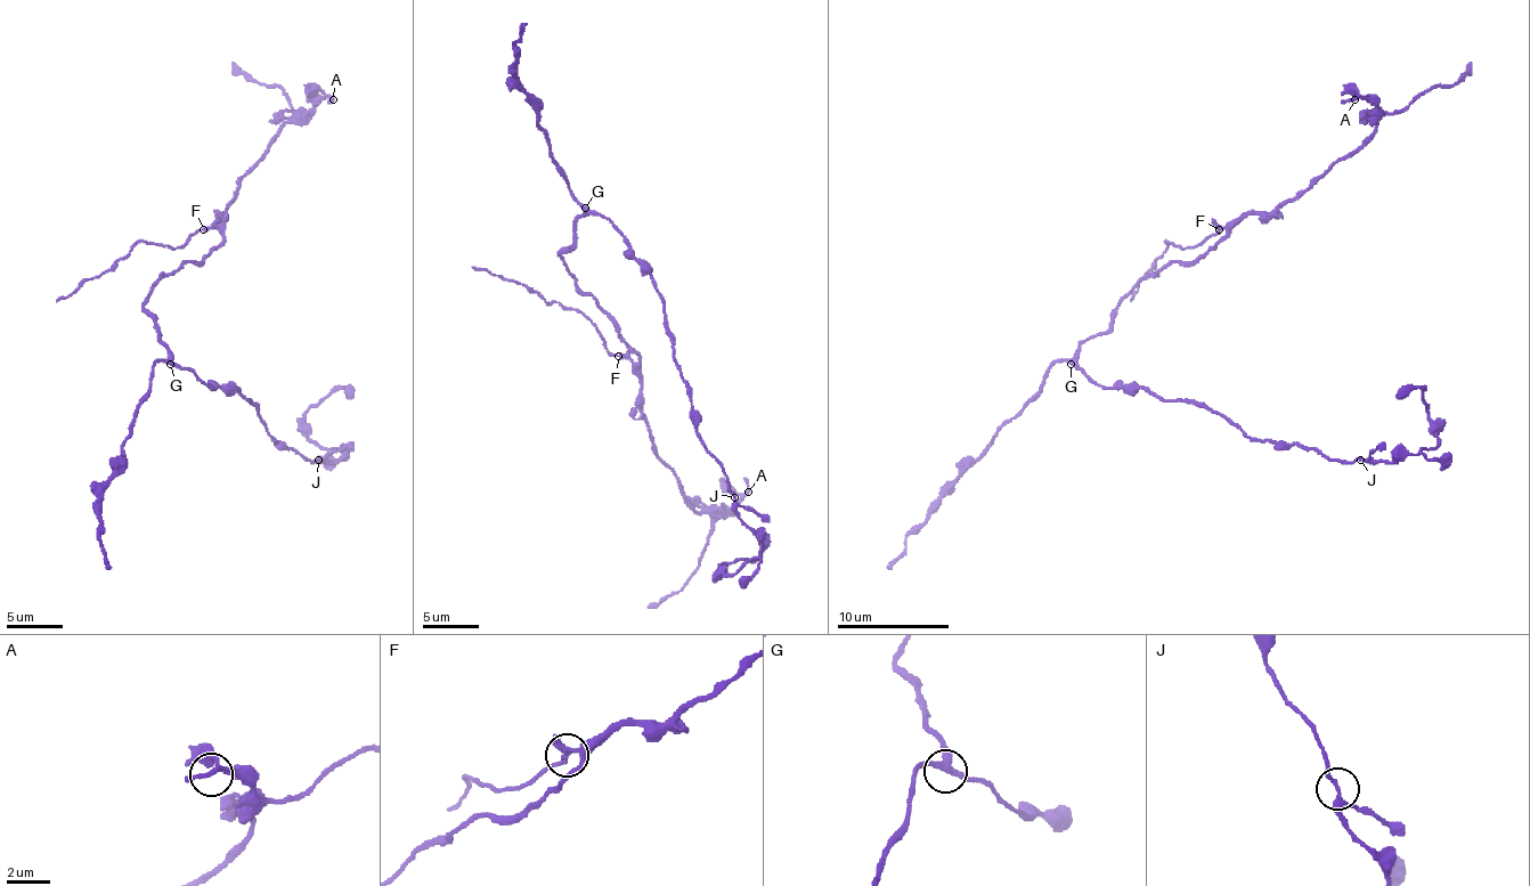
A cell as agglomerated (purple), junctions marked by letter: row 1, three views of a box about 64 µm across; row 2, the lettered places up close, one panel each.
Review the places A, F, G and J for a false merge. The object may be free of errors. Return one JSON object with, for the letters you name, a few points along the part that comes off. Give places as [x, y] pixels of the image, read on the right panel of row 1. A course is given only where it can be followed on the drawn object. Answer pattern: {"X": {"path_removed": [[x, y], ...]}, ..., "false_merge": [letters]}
{"F": {"path_removed": [[1220, 229], [1186, 249], [1166, 240], [1166, 249], [1147, 271], [1130, 302]]}, "false_merge": ["F"]}

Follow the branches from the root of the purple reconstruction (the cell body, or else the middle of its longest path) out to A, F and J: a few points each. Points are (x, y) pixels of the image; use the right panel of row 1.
A: (1076, 352), (1141, 279), (1201, 260), (1347, 159), (1374, 130), (1377, 108), (1354, 99)
F: (1076, 352), (1111, 327), (1118, 302), (1141, 279), (1172, 262), (1201, 260), (1226, 235), (1220, 229)
J: (1076, 352), (1076, 364), (1101, 387), (1191, 400), (1226, 414), (1247, 437), (1360, 460)

